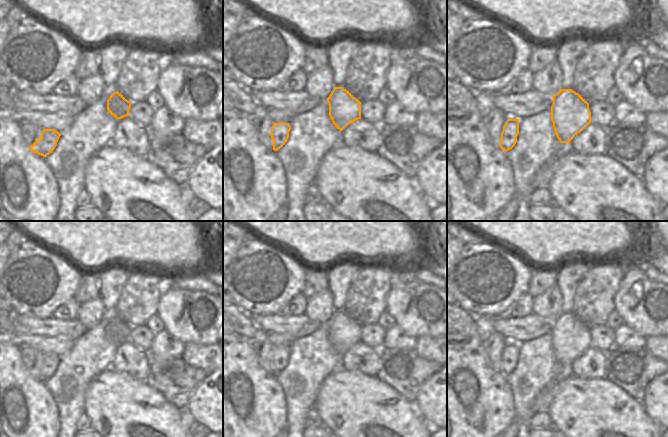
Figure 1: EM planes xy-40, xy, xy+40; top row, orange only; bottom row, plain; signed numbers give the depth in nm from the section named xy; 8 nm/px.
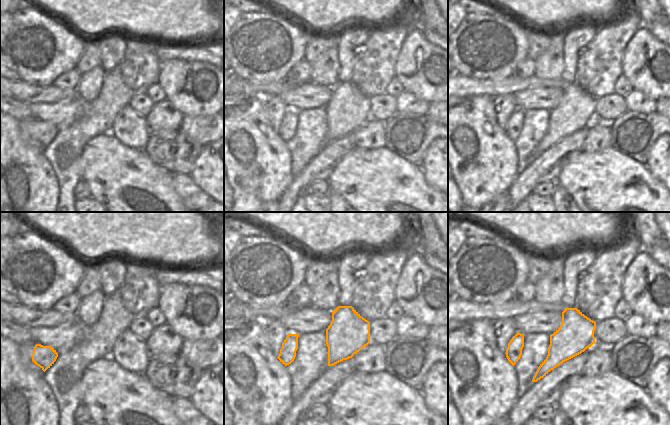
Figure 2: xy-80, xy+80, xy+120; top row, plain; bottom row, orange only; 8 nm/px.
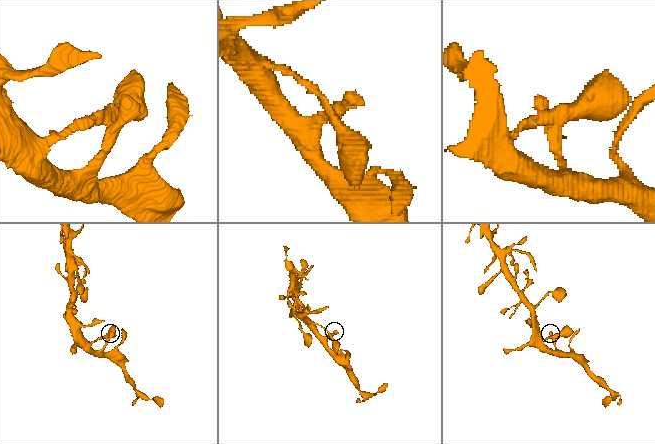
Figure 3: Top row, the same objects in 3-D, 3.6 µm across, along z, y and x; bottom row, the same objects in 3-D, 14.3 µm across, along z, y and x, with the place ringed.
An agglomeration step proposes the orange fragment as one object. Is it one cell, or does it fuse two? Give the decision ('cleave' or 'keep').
keep

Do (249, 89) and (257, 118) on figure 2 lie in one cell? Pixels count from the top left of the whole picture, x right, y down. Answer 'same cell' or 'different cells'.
different cells

